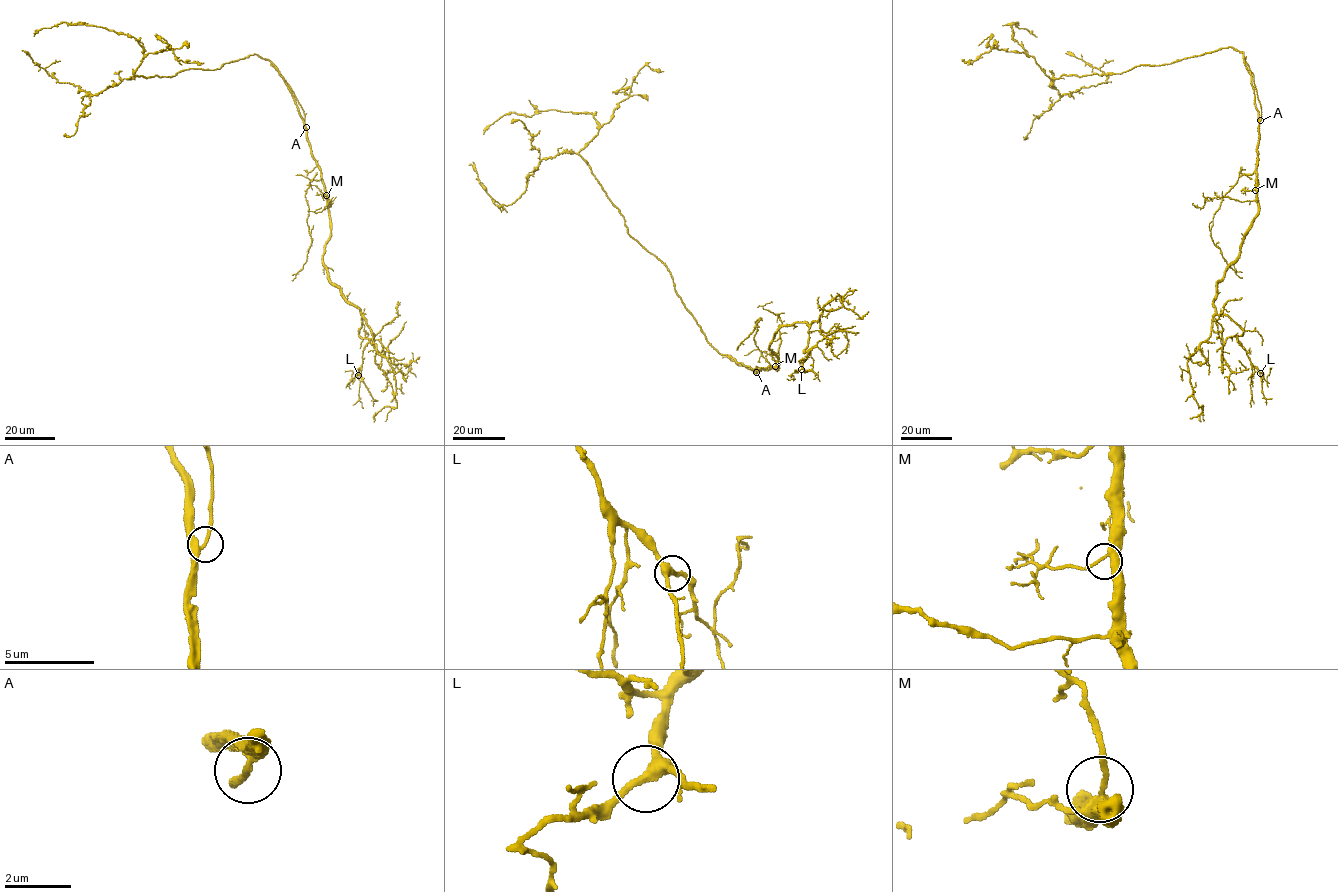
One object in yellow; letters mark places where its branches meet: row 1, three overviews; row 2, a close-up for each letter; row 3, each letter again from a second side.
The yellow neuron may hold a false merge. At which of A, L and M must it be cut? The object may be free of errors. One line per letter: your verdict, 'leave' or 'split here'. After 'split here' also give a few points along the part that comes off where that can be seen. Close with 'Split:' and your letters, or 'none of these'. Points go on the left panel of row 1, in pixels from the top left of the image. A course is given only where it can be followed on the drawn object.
A: leave
L: leave
M: leave
Split: none of these

